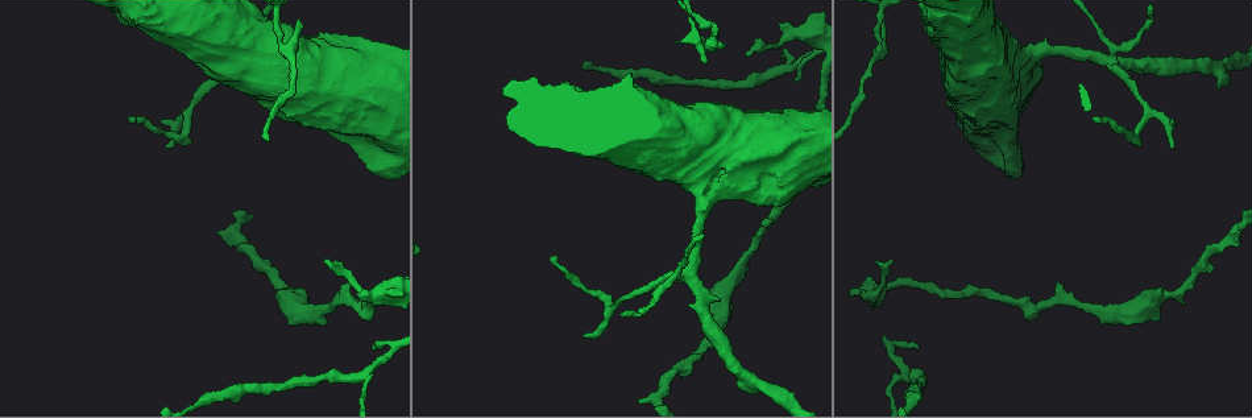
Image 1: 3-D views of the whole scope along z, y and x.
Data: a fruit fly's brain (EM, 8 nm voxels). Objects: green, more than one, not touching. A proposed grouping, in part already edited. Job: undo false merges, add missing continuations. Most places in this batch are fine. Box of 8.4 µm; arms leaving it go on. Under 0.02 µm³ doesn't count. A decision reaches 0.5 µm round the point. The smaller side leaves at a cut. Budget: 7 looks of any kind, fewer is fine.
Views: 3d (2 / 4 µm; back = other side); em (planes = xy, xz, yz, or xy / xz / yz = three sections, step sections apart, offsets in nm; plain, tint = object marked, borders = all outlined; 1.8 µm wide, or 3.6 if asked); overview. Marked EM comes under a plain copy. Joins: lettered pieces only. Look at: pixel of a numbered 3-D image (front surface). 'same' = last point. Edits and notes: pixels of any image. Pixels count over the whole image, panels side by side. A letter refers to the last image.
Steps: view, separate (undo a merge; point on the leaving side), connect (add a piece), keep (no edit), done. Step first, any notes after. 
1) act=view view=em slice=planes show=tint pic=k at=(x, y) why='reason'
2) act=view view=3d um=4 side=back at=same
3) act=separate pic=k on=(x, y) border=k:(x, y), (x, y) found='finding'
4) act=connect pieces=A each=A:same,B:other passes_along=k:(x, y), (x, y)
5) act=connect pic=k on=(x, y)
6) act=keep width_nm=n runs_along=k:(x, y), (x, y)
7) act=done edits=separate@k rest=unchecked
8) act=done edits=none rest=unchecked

act=view view=3d um=4 pic=1 at=(783, 66) why='a fork'

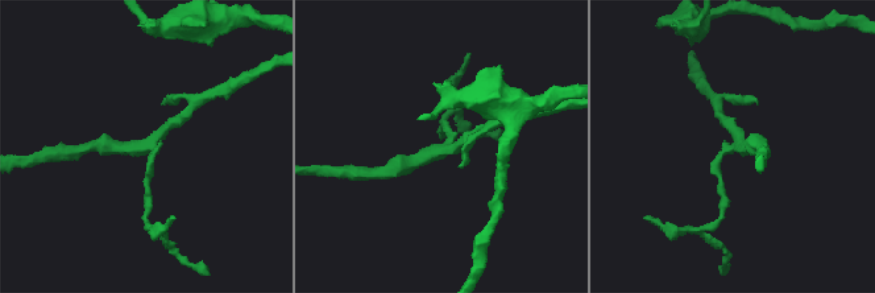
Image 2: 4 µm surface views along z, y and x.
act=view view=em slice=planes show=tint pic=2 at=(443, 153) arms=3

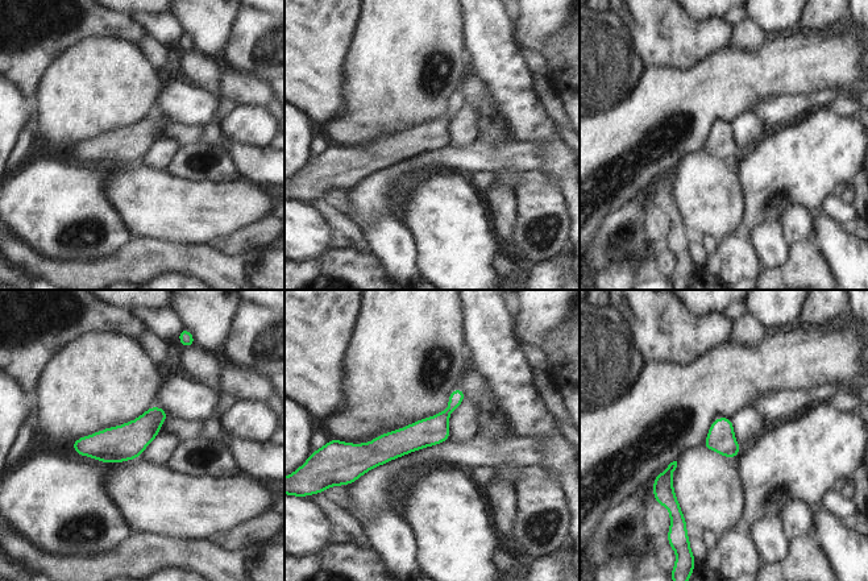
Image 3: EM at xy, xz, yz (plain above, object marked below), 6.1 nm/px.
act=view view=em slice=planes show=borders at=same why='see the neighbours'

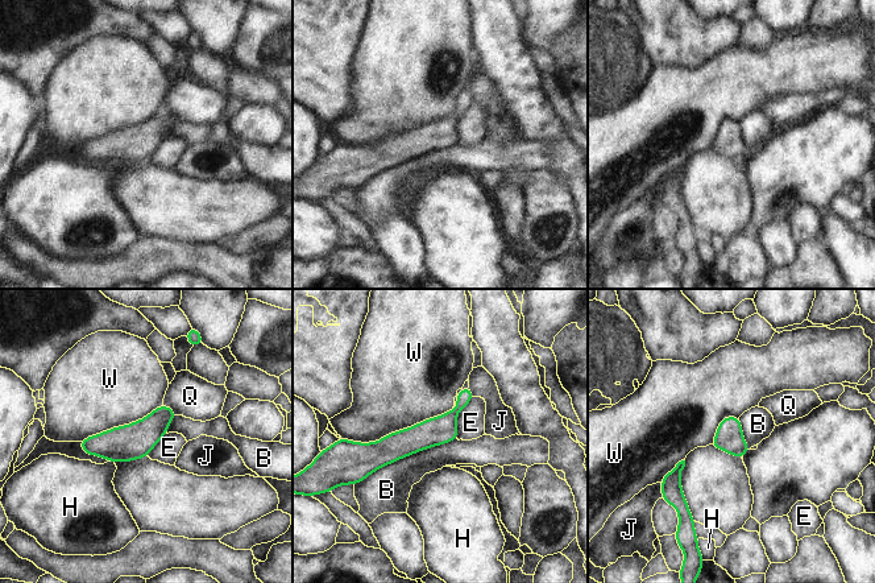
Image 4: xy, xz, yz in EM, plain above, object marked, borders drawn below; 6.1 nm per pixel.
act=keep width_nm=170 each=B:other,E:other,H:other,J:other,Q:other,W:other runs_along=4:(468, 392), (435, 431), (363, 451) found='one cell here'

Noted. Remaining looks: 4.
act=view view=3d um=4 pic=1 at=(748, 54) why='branch stops here'

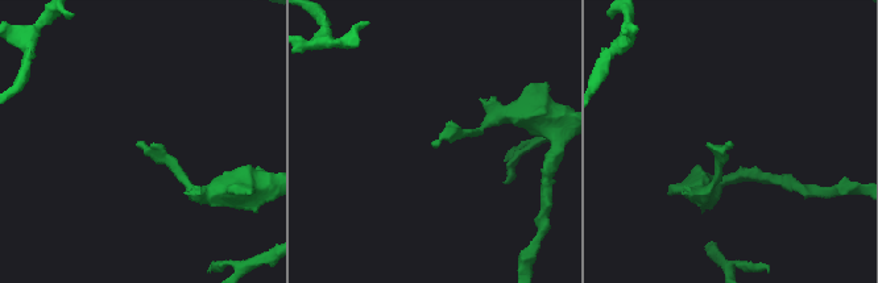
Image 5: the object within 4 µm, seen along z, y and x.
act=view view=em slice=xy step=4 show=borders pic=5 at=(433, 143) why='need the tissue'

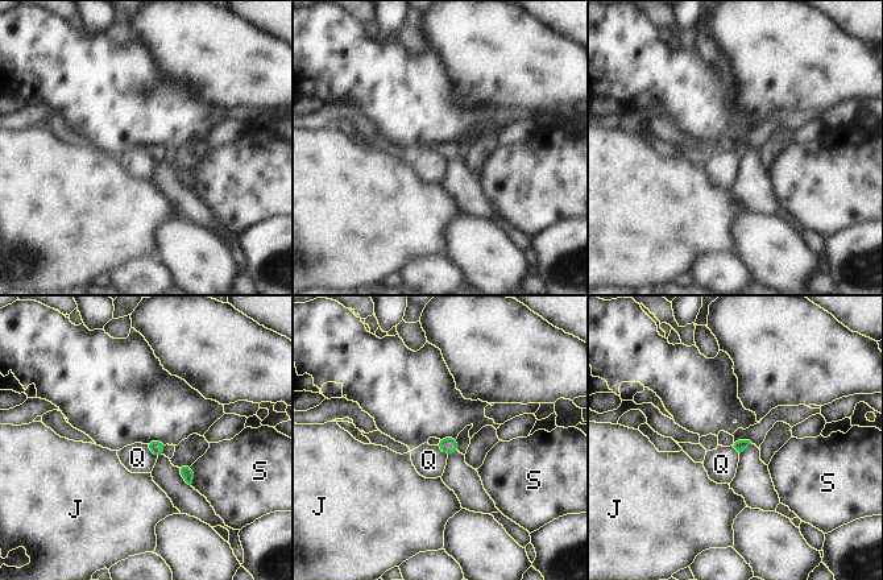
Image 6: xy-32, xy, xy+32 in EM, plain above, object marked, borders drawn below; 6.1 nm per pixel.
act=view view=em slice=planes show=borders at=same why='cut it another way'

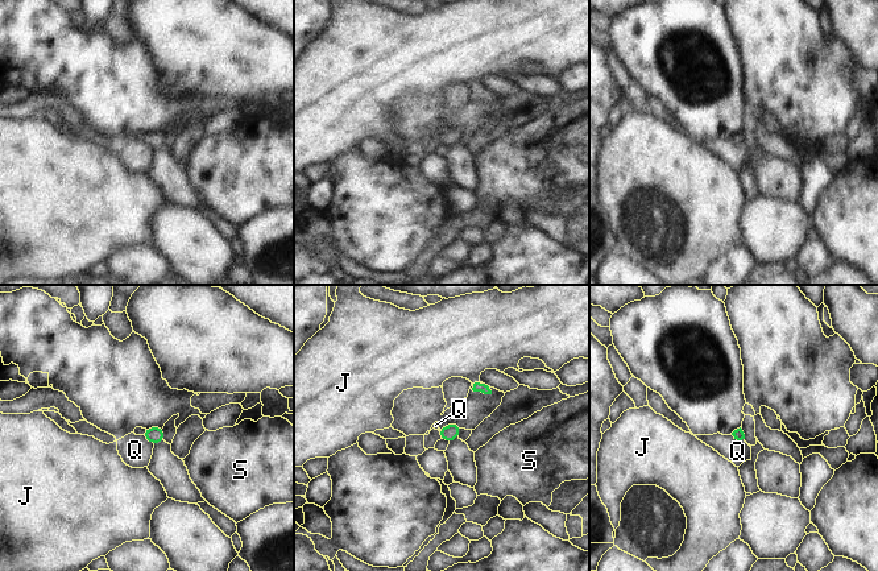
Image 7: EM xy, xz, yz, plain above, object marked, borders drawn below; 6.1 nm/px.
act=keep each=J:other,Q:other,S:other border=7:(732, 434), (737, 439), (744, 439) found='none of them fits'

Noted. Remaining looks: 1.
act=done edits=none rest=unchecked

